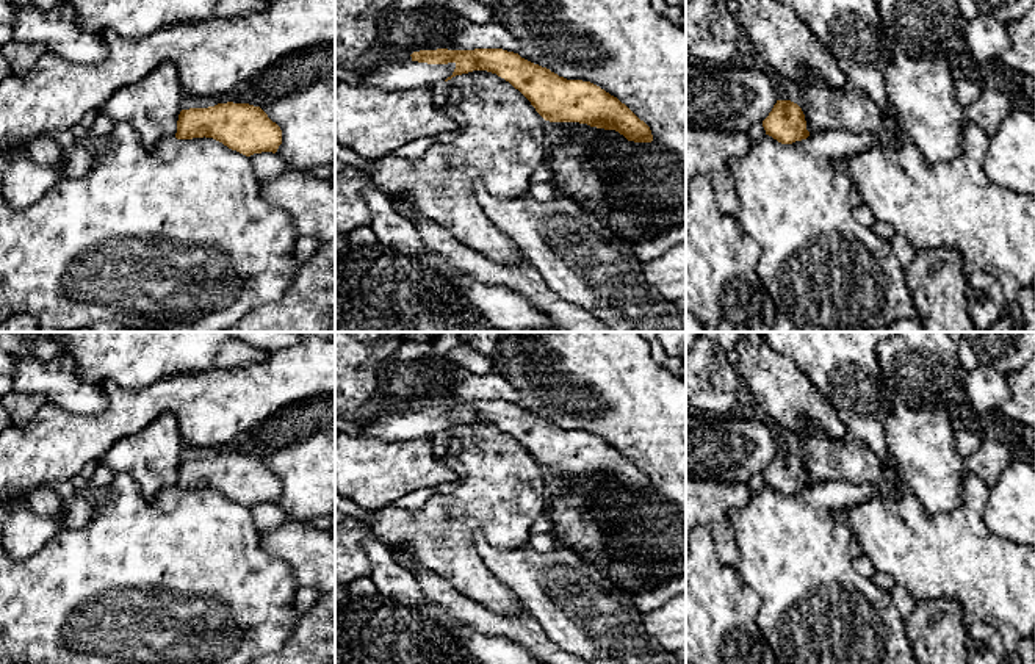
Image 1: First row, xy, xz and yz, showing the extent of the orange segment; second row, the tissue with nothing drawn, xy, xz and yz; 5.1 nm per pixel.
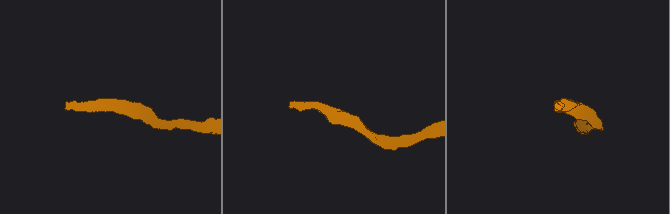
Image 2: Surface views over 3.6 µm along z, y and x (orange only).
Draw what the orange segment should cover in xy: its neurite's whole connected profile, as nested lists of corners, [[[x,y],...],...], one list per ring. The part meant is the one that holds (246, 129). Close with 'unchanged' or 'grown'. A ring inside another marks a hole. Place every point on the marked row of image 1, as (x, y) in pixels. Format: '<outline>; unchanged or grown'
[[[218,103],[208,108],[182,110],[177,139],[213,138],[246,157],[261,152],[276,153],[282,130],[260,108],[249,103]]]; unchanged

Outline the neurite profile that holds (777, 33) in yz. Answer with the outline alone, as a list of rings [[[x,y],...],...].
[[[736,0],[742,31],[780,78],[797,83],[803,74],[817,74],[830,88],[847,86],[833,53],[788,6],[774,0]]]

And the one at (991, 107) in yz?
[[[985,88],[979,99],[966,106],[968,121],[977,124],[990,136],[999,128],[1002,119],[1010,114],[1012,105],[999,89]]]

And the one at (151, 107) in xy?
[[[163,63],[132,86],[117,89],[100,108],[114,124],[128,125],[144,147],[175,136],[183,88],[172,63]]]

